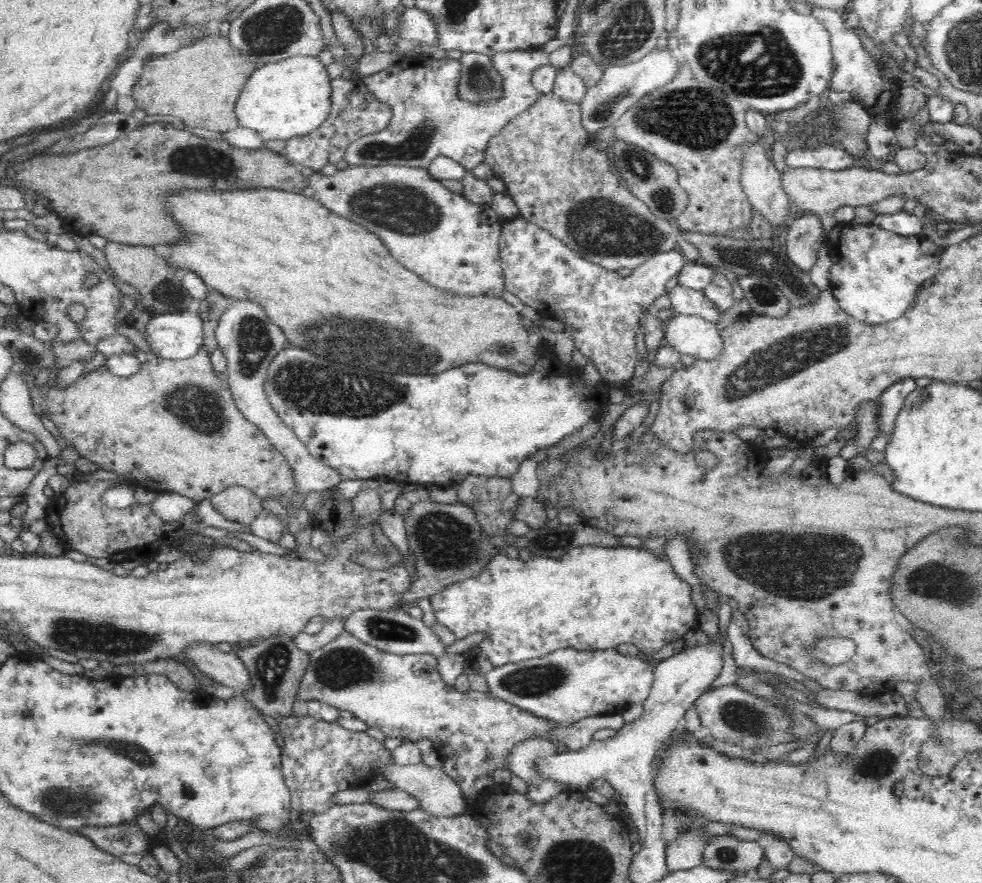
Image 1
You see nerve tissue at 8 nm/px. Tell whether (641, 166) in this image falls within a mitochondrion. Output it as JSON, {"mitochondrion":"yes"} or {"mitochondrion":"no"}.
{"mitochondrion":"yes"}

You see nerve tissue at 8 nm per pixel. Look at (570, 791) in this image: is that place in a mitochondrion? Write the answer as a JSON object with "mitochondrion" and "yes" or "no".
{"mitochondrion":"no"}

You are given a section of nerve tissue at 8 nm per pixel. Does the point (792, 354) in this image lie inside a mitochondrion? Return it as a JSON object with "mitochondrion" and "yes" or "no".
{"mitochondrion":"yes"}

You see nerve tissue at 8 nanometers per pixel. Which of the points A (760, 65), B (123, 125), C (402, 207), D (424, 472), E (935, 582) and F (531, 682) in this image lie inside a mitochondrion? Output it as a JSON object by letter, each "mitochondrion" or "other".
{"A":"mitochondrion","B":"other","C":"mitochondrion","D":"other","E":"mitochondrion","F":"mitochondrion"}

